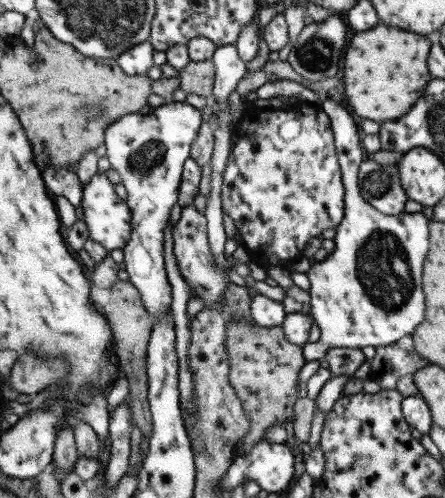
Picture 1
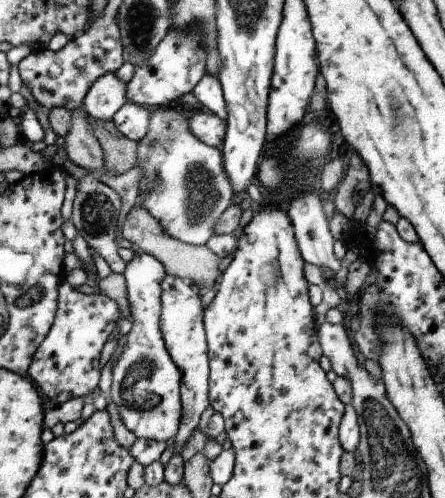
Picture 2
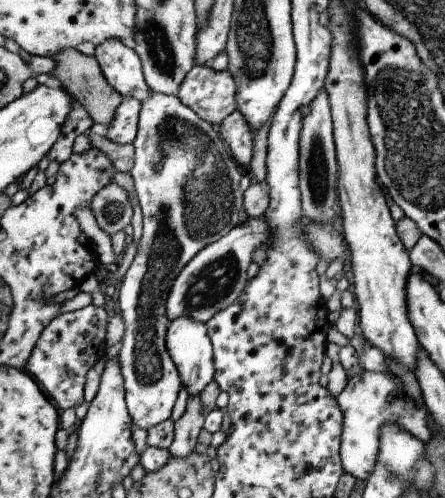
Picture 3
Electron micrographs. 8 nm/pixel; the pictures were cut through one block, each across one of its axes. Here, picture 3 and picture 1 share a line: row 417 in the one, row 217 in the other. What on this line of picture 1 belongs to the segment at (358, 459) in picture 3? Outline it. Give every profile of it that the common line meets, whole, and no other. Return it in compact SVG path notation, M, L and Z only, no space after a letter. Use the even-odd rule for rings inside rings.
M331 98L321 100L321 106L331 118L345 186L345 212L339 226L335 226L333 252L307 270L311 282L311 316L321 336L317 342L303 346L305 364L323 358L329 348L381 348L409 336L425 314L421 266L429 252L429 220L421 212L385 216L361 196L357 174L365 152L359 144L351 114L341 108L341 104L331 102Z

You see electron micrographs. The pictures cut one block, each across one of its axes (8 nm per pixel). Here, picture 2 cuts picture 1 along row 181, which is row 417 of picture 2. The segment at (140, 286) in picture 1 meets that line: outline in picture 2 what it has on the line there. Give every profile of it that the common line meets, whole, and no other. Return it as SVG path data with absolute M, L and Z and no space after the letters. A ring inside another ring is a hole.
M139 254L125 272L129 280L129 300L133 312L133 330L129 332L127 348L113 368L111 396L119 406L119 414L129 432L139 440L169 442L179 436L183 426L183 374L171 352L167 350L167 340L161 328L163 314L163 280L167 278L167 266L151 254Z

